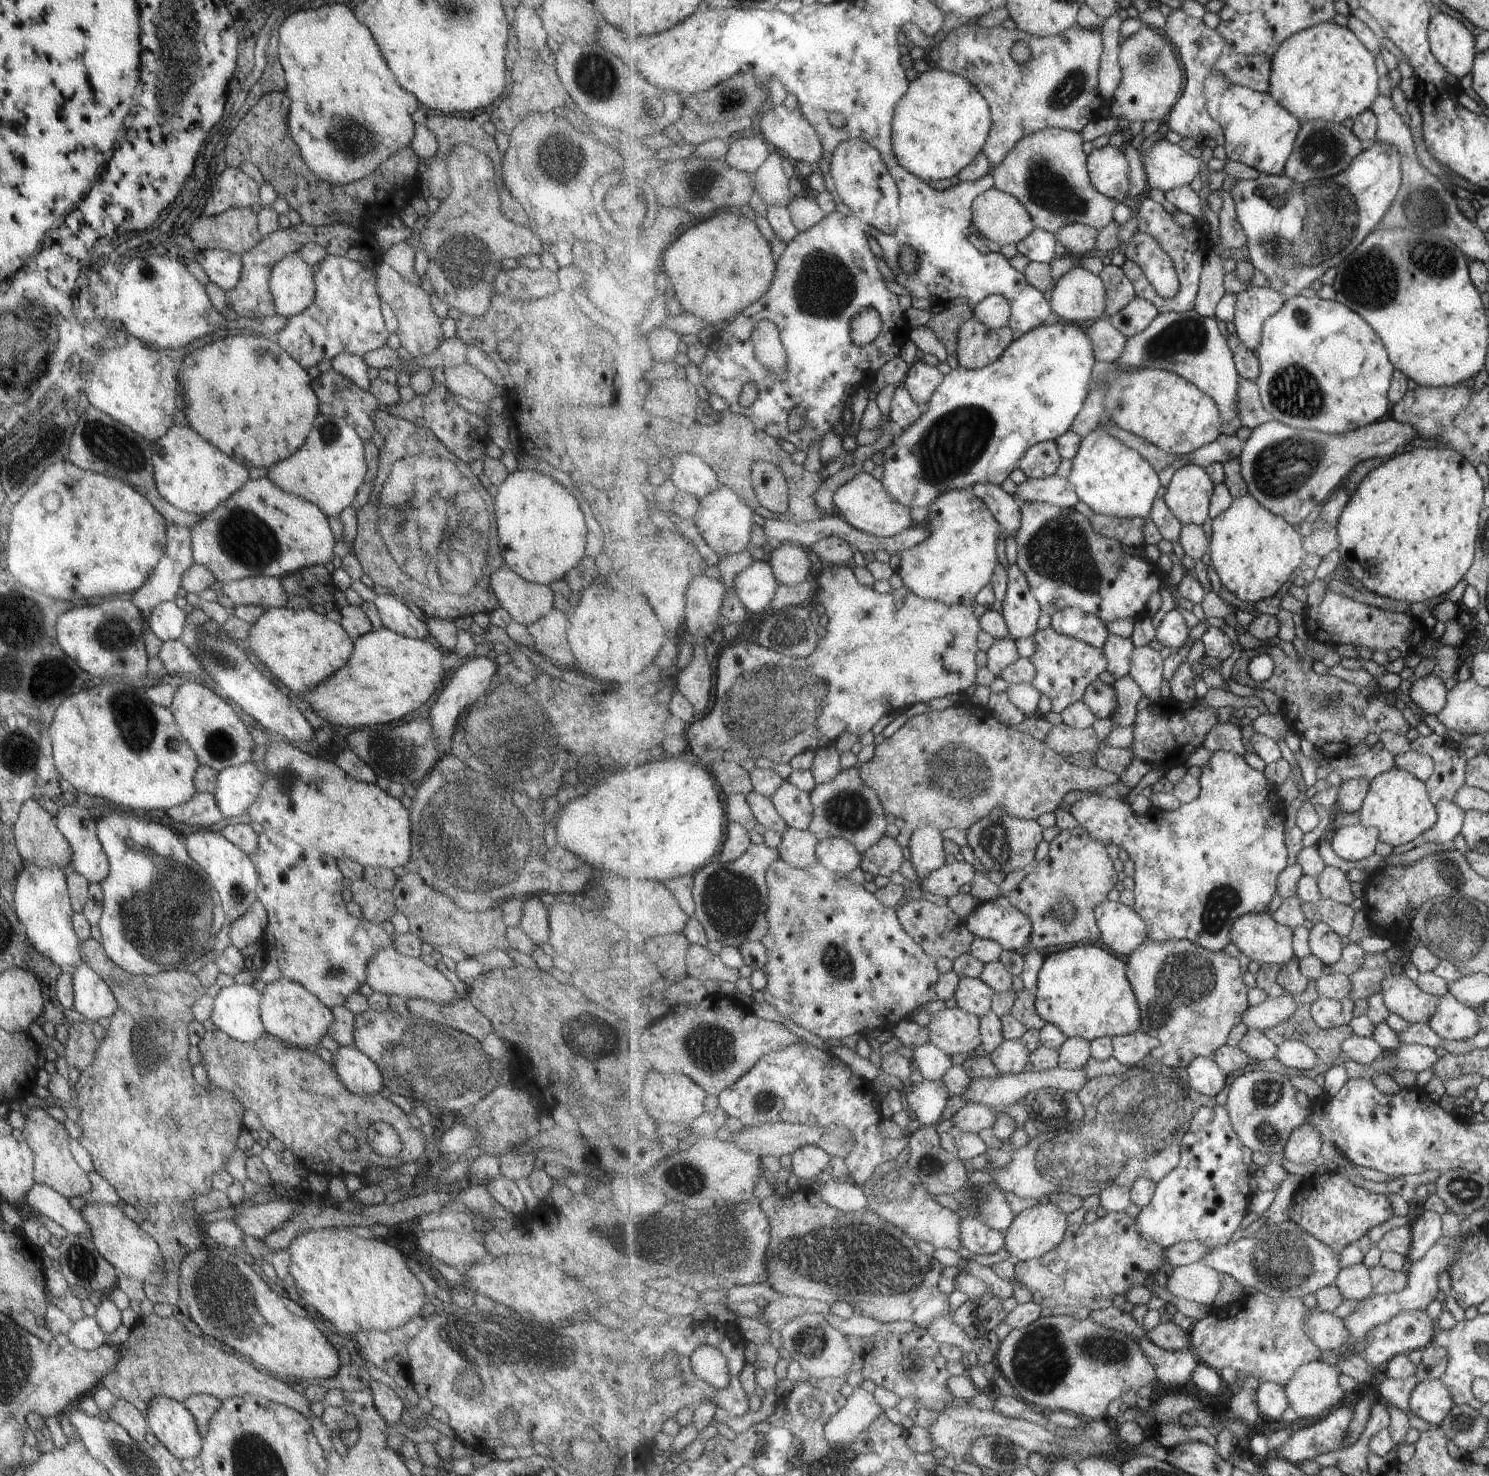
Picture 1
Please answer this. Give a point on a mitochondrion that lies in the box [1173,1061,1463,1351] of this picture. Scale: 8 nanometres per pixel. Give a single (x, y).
(1285, 1261)

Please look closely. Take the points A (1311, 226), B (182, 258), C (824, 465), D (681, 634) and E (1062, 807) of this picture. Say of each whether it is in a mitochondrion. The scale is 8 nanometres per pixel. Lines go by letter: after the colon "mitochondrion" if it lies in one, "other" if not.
A: mitochondrion
B: other
C: other
D: other
E: other

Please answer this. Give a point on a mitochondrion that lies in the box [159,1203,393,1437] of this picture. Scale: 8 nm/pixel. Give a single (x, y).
(222, 1295)

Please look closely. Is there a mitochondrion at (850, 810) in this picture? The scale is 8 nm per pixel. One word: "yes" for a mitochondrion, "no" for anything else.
yes

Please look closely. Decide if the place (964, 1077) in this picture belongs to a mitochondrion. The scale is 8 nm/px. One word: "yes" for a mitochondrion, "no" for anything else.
no

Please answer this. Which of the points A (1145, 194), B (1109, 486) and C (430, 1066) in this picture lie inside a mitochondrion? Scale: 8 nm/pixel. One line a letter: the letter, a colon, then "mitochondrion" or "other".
A: other
B: other
C: mitochondrion

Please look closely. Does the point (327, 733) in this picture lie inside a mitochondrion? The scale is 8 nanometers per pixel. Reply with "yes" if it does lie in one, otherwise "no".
no

